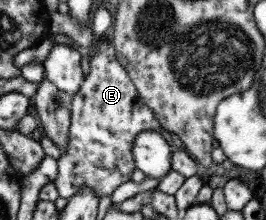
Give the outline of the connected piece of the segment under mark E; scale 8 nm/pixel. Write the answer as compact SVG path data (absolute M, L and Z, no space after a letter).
M104 38L95 40L93 52L89 55L89 72L83 77L79 90L71 96L66 150L56 159L57 171L51 178L58 197L66 200L71 199L73 195L79 195L81 185L89 186L89 191L97 199L102 196L110 197L115 187L131 179L134 169L131 150L137 133L141 131L161 132L159 121L153 112L141 102L141 97L137 96L137 91L131 84L131 79L125 73L125 69L117 63L112 43Z

